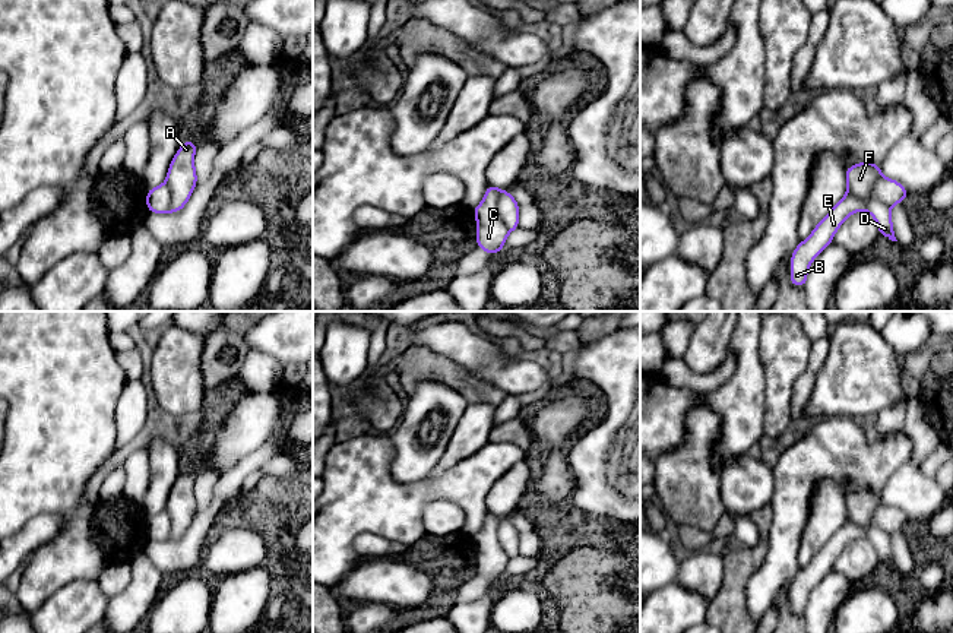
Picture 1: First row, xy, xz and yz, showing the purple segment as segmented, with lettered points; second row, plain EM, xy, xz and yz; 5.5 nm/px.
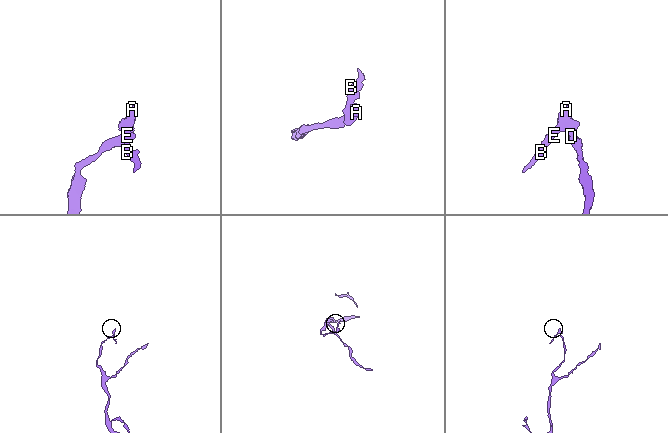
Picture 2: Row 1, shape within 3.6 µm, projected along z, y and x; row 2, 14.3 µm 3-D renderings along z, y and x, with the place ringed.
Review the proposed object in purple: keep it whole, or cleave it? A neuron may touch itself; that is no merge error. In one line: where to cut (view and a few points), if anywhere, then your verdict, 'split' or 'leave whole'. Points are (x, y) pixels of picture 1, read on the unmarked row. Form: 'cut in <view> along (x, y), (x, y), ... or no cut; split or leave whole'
cut in xz along (502, 518), (497, 527), (497, 543), (509, 559); split

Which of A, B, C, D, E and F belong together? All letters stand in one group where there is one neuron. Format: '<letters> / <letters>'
A D F / B C E

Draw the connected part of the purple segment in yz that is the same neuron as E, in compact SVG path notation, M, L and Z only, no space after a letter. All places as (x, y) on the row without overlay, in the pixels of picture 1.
M846 522L814 554L805 569L800 569L791 582L789 608L795 614L805 614L807 601L813 588L833 569L833 563L843 548L855 539L867 538L867 529L858 523Z

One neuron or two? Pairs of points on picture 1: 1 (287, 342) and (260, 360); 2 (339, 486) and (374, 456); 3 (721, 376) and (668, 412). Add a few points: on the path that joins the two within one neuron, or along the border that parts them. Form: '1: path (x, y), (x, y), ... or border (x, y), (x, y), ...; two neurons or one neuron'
1: border (263, 351), (284, 364); two neurons
2: path (348, 477), (366, 458); one neuron
3: border (728, 380), (709, 392), (673, 388), (664, 382); two neurons

